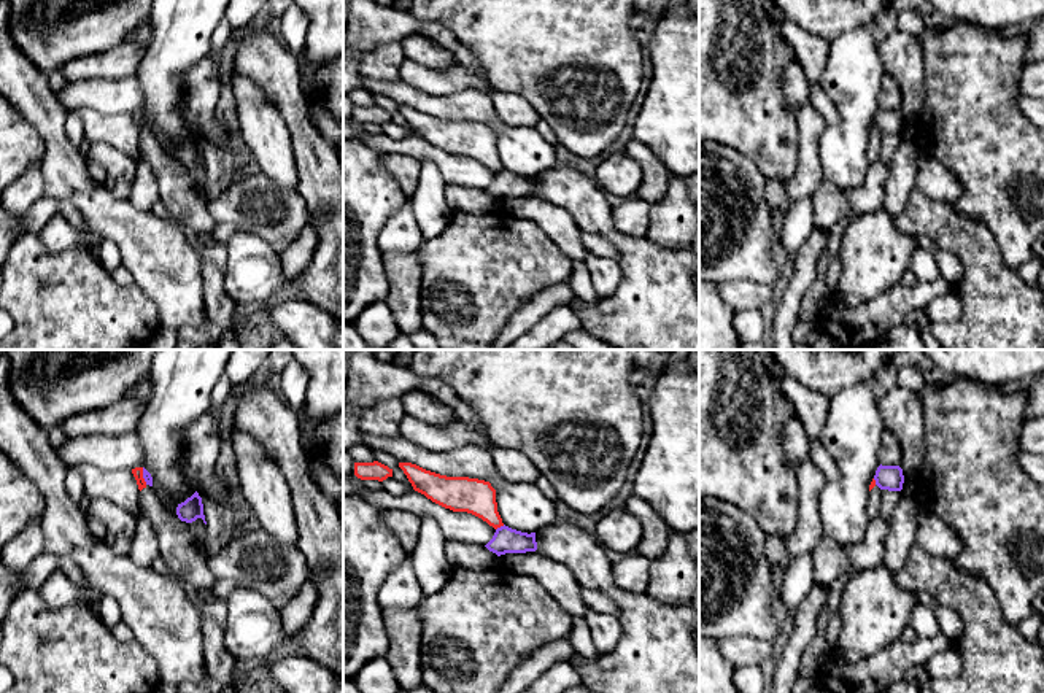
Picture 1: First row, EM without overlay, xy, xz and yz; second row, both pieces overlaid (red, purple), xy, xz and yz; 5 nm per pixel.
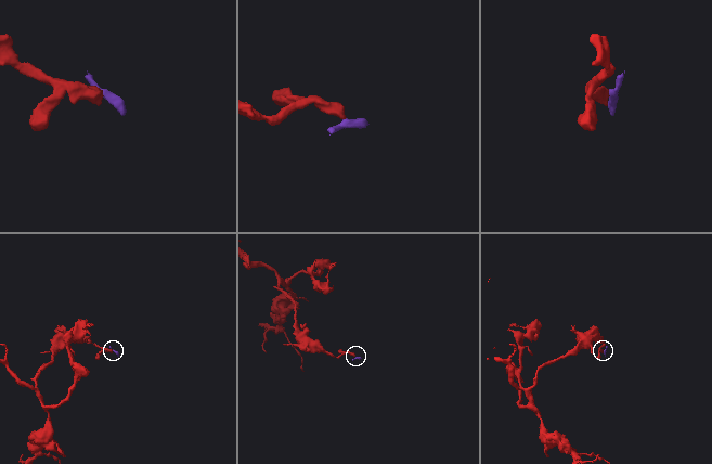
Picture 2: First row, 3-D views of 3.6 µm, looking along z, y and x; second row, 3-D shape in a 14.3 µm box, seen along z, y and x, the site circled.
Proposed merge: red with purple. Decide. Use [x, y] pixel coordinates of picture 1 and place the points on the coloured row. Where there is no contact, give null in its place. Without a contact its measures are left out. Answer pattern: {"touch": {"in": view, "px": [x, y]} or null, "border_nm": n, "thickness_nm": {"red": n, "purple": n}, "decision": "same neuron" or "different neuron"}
{"touch": {"in": "xz", "px": [499, 526]}, "border_nm": 50, "thickness_nm": {"red": 180, "purple": 130}, "decision": "different neuron"}

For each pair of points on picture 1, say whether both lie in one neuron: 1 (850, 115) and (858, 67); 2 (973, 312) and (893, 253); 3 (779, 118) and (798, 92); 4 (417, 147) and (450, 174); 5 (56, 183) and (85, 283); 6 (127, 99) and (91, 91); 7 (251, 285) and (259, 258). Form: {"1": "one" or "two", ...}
{"1": "one", "2": "two", "3": "two", "4": "one", "5": "two", "6": "one", "7": "one"}

